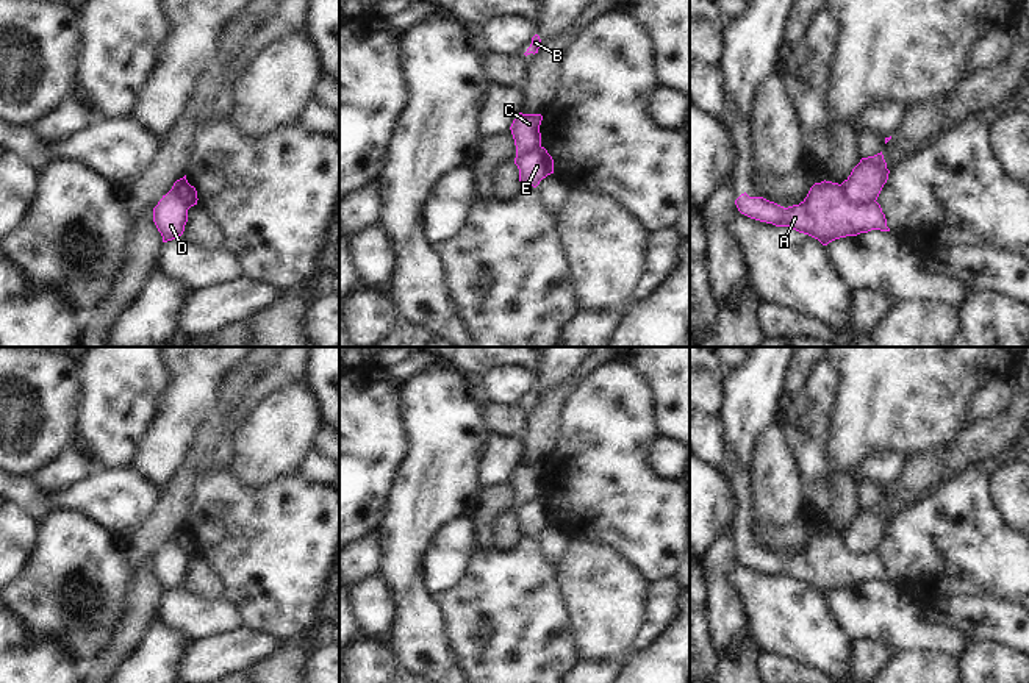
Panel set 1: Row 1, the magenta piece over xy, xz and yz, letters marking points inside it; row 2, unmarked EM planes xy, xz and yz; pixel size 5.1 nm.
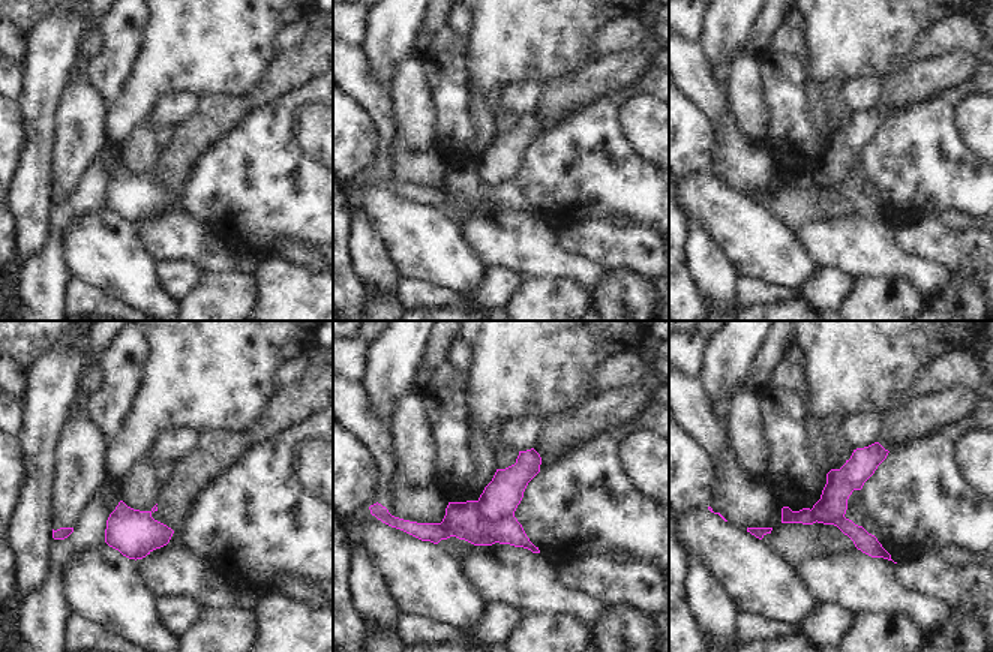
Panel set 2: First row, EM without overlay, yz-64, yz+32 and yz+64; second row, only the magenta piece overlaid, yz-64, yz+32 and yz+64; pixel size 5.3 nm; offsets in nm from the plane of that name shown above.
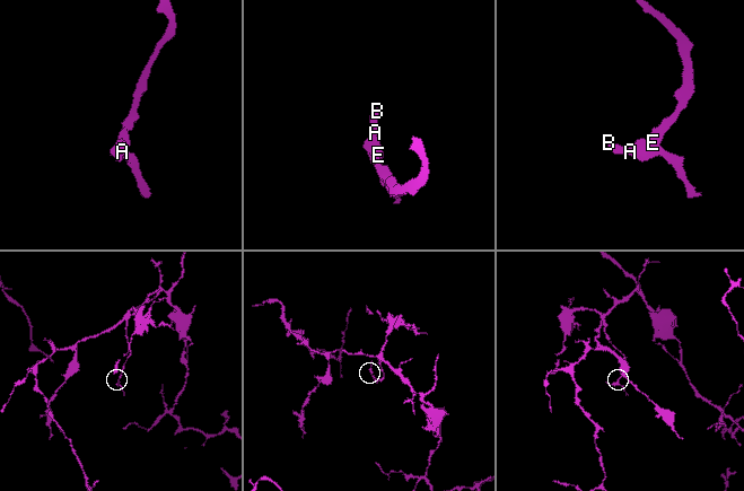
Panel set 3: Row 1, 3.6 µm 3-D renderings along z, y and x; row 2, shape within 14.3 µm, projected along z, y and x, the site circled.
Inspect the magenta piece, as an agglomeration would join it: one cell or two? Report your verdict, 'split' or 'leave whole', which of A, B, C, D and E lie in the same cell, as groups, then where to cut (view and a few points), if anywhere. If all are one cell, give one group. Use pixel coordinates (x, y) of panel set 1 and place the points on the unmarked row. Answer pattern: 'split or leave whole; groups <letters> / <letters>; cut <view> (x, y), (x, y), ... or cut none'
split; groups A B C D / E; cut yz (840, 535), (851, 552), (874, 552)

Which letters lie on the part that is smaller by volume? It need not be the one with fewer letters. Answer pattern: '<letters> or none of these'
A, B, C, D

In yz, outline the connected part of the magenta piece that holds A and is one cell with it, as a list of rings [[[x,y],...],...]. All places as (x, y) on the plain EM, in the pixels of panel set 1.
[[[826,530],[815,533],[799,555],[788,558],[763,547],[749,547],[746,542],[735,550],[735,555],[751,569],[790,577],[818,589],[823,595],[871,580],[890,581],[877,552],[854,555],[848,550],[841,535]]]

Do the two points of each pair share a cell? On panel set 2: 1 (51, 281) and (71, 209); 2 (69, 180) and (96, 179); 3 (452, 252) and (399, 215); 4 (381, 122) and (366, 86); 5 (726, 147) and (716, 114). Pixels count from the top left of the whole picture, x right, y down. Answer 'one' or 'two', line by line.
1: one
2: two
3: one
4: one
5: two

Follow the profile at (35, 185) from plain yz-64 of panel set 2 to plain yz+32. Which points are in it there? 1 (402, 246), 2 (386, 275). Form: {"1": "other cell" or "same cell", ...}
{"1": "other cell", "2": "same cell"}

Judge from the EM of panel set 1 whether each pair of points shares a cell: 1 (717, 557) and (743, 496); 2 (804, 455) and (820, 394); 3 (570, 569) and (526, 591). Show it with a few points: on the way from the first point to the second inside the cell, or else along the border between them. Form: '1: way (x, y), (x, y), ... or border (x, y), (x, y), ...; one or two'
1: border (734, 522), (734, 527), (745, 538); two
2: way (812, 439), (820, 410); one
3: border (555, 569), (559, 593), (566, 611); two

